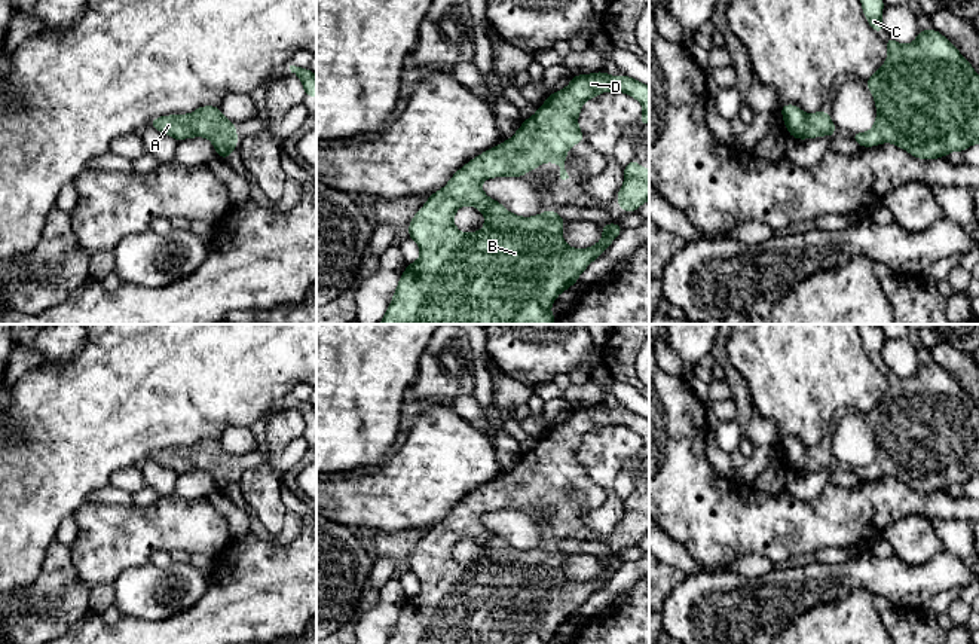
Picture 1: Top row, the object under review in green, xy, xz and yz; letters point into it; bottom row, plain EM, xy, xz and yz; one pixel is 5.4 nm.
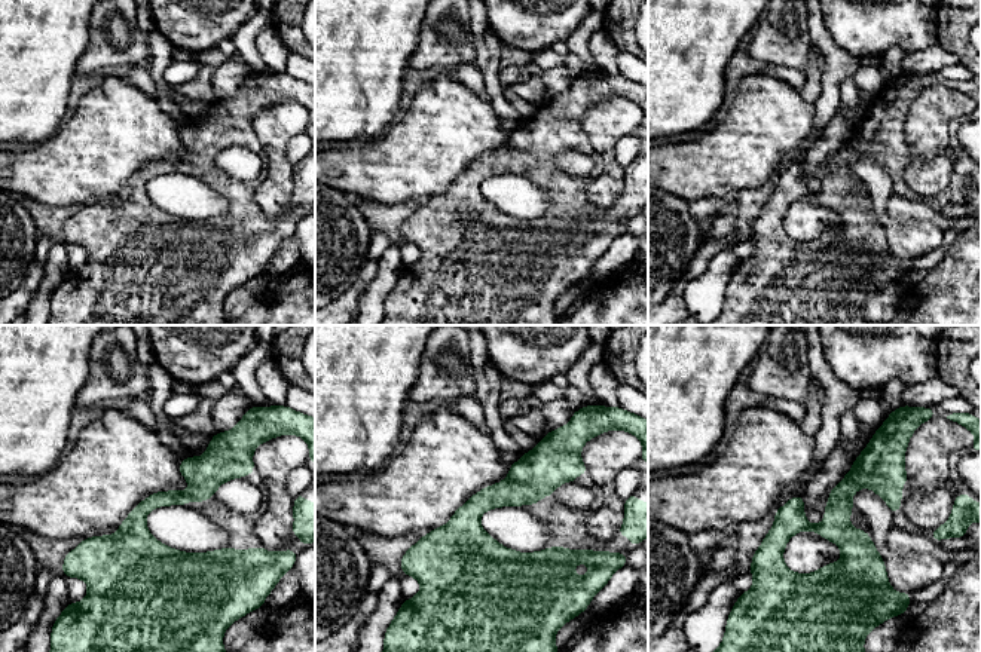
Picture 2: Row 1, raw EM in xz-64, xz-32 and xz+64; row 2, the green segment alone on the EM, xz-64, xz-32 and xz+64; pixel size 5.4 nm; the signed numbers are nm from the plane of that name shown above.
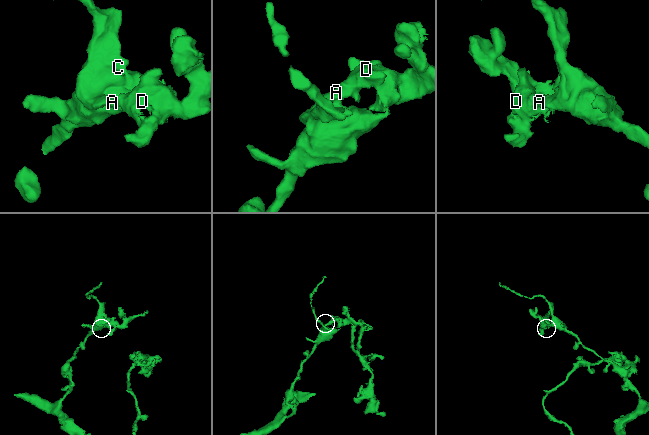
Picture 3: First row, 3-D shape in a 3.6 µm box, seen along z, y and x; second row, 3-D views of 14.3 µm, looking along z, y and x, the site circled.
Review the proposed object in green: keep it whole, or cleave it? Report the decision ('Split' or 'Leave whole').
Leave whole

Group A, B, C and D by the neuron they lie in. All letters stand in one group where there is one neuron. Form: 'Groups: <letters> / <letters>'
Groups: A B C D

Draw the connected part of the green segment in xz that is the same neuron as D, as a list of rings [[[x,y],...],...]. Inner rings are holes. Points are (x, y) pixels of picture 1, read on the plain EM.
[[[575,408],[565,422],[551,425],[510,473],[466,495],[413,549],[409,571],[420,580],[420,589],[404,602],[386,644],[550,644],[556,631],[576,617],[578,610],[611,580],[624,561],[618,556],[600,558],[603,570],[597,577],[573,582],[562,568],[566,553],[554,543],[532,550],[515,549],[489,531],[480,518],[493,510],[524,510],[545,495],[556,495],[560,512],[569,512],[565,503],[567,483],[587,473],[578,460],[579,445],[587,433],[608,424],[636,431],[643,440],[639,458],[649,457],[649,419],[624,408]],[[462,538],[472,538],[484,547],[481,564],[462,567],[455,559],[455,546]]]

